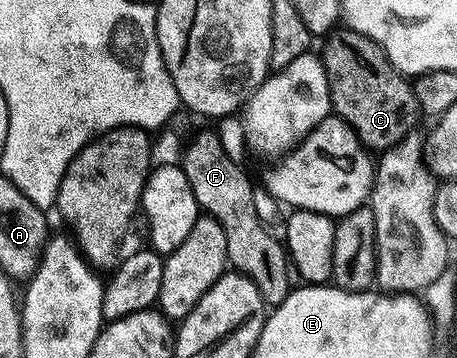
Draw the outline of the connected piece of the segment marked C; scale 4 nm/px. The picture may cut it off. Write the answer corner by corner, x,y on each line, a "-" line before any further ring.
349,28
333,31
324,43
320,57
330,86
333,113
355,129
365,148
386,151
413,131
420,116
415,89
386,58
381,45

